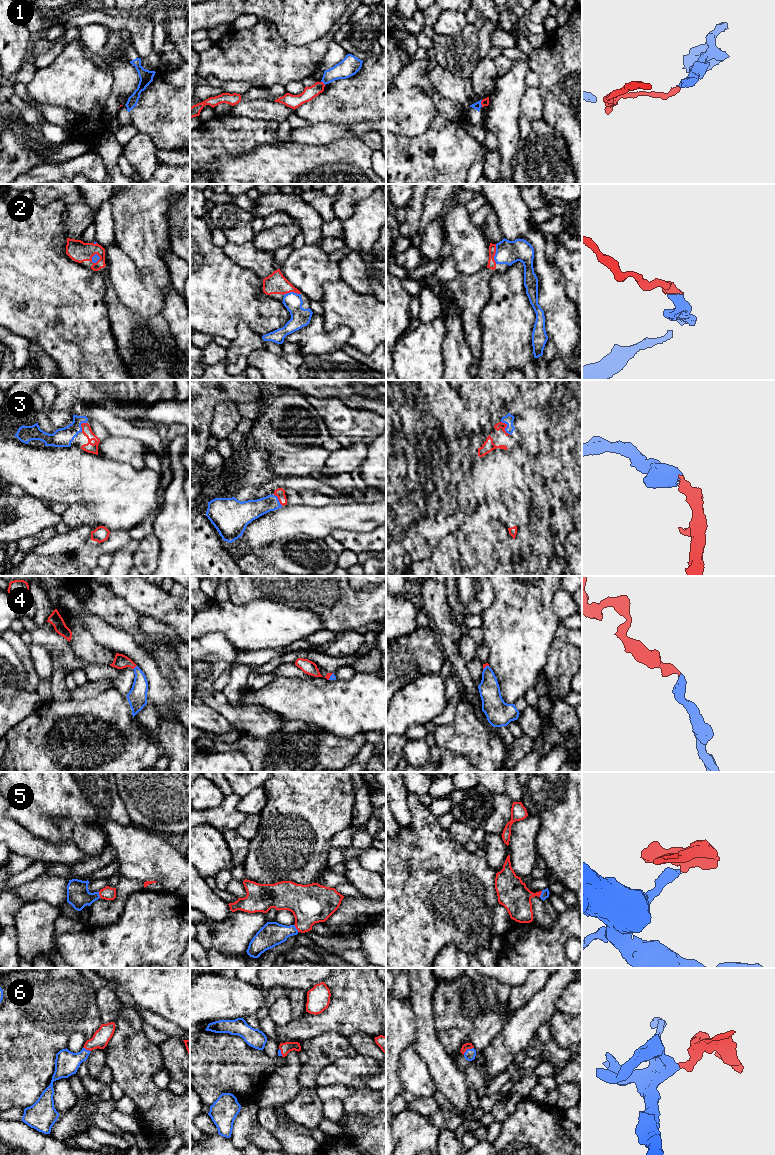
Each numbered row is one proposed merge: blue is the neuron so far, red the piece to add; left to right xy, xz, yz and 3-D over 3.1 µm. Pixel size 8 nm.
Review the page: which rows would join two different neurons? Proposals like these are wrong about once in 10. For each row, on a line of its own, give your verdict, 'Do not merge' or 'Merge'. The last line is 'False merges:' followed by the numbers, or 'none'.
1: Do not merge
2: Merge
3: Merge
4: Merge
5: Merge
6: Merge
False merges: 1

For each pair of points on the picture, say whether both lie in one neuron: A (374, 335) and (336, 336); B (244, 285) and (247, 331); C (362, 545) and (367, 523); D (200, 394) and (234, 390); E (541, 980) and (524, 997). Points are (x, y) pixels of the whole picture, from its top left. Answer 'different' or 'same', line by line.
A: different
B: different
C: different
D: same
E: same

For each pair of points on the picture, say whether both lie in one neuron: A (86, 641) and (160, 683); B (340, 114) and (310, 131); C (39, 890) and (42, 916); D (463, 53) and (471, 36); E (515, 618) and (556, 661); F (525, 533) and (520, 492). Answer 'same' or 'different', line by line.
A: different
B: different
C: different
D: same
E: different
F: different

